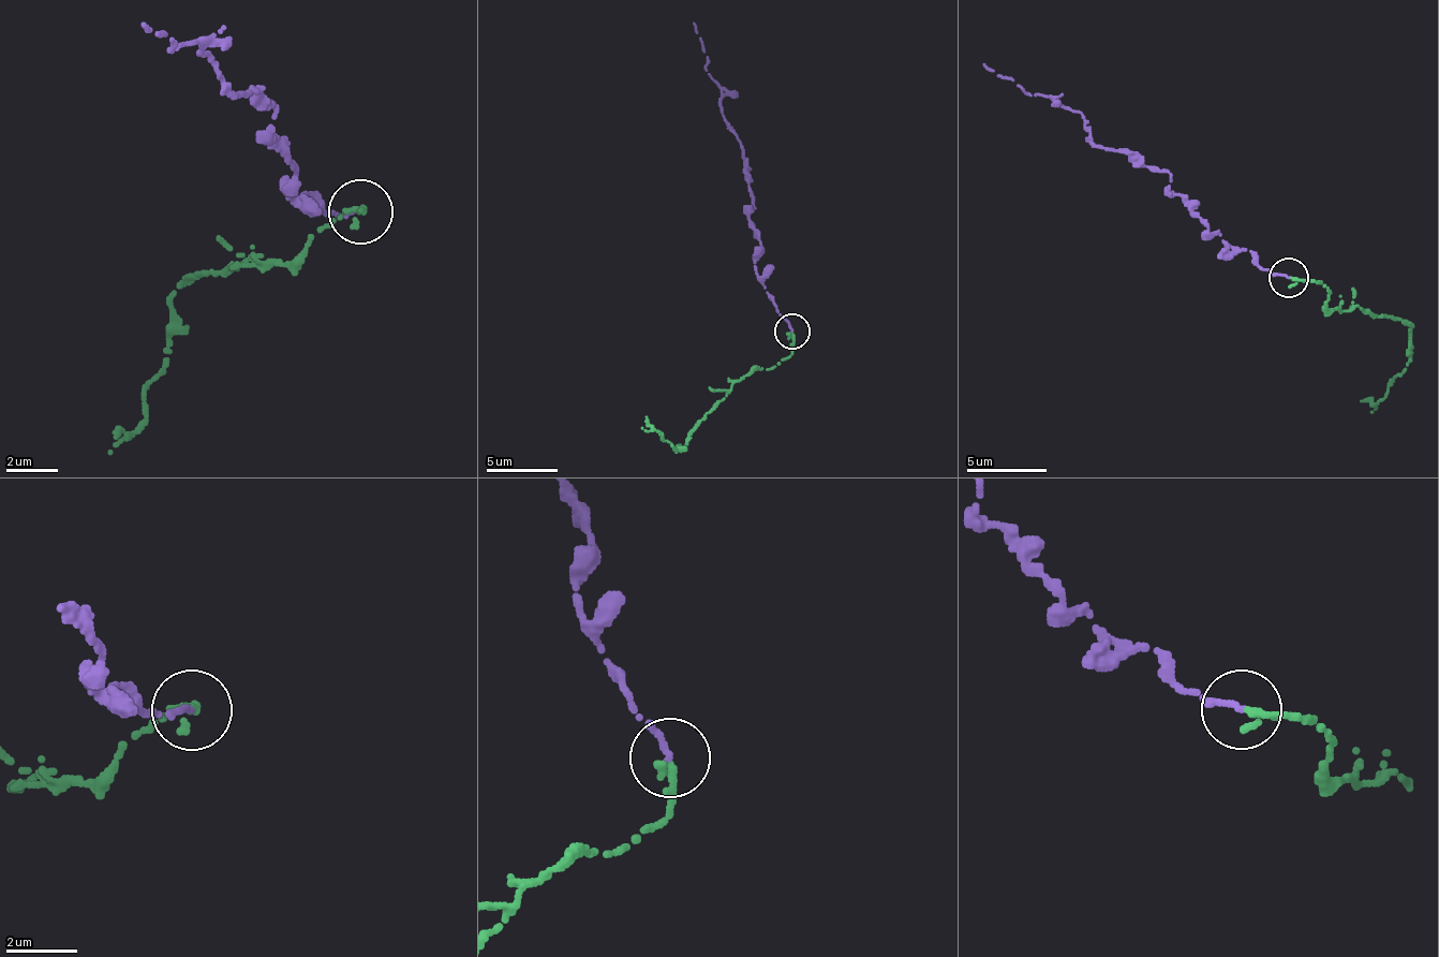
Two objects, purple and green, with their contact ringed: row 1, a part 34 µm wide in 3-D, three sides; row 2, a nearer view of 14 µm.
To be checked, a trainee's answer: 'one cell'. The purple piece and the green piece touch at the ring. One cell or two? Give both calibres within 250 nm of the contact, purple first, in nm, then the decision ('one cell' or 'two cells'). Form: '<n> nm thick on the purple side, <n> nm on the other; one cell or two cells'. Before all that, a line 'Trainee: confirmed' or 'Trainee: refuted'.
Trainee: confirmed
180 nm thick on the purple side, 140 nm on the other; one cell

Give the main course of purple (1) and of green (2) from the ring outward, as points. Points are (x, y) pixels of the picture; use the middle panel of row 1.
1: (791, 330), (757, 273), (761, 244), (748, 215), (750, 178), (693, 24)
2: (791, 334), (791, 351), (773, 368), (754, 368), (740, 377), (676, 452), (646, 415)

